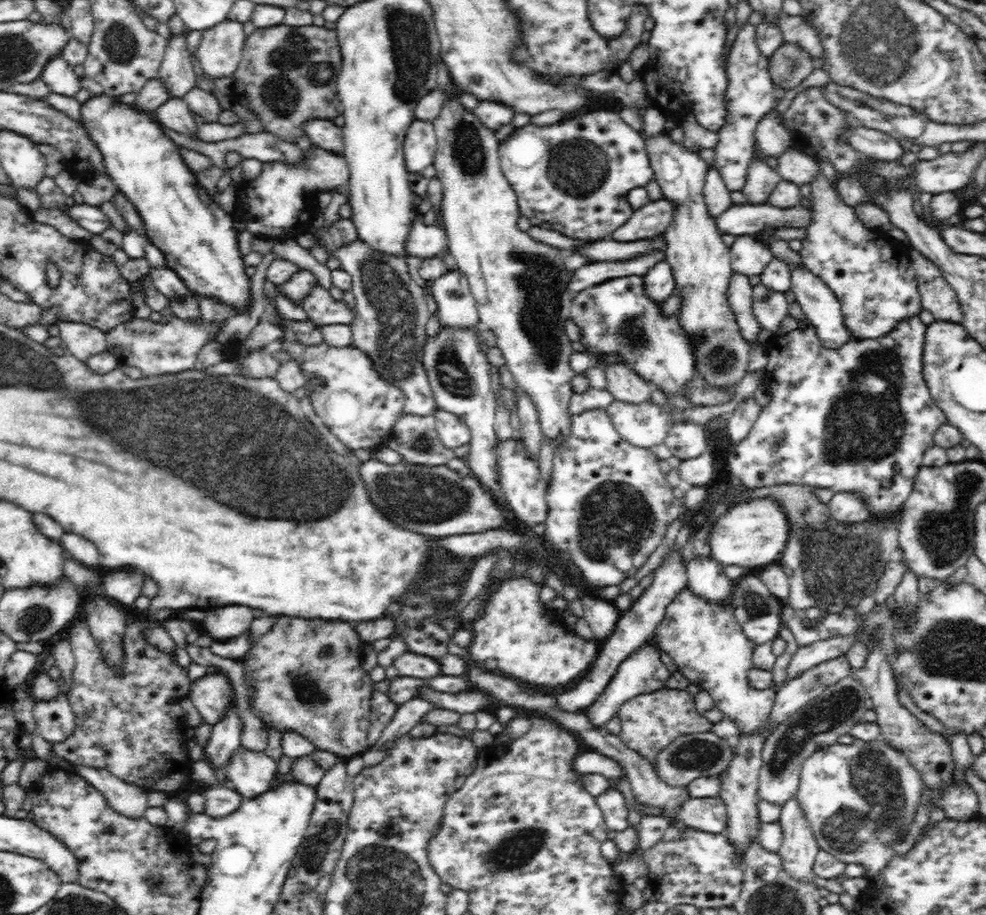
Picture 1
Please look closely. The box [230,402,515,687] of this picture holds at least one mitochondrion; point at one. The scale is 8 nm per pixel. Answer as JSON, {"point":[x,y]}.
{"point":[421,498]}

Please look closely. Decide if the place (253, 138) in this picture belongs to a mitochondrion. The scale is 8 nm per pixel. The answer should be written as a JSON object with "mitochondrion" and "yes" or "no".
{"mitochondrion":"no"}

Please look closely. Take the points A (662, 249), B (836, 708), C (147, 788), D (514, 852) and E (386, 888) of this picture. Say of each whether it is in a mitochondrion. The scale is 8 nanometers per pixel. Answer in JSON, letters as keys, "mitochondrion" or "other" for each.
{"A":"other","B":"mitochondrion","C":"other","D":"mitochondrion","E":"mitochondrion"}

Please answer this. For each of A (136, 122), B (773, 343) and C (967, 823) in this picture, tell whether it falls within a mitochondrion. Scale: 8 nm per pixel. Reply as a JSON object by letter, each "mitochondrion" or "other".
{"A":"other","B":"other","C":"other"}

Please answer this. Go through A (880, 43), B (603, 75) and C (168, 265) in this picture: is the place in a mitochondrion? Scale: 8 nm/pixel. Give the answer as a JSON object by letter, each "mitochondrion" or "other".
{"A":"mitochondrion","B":"other","C":"other"}

